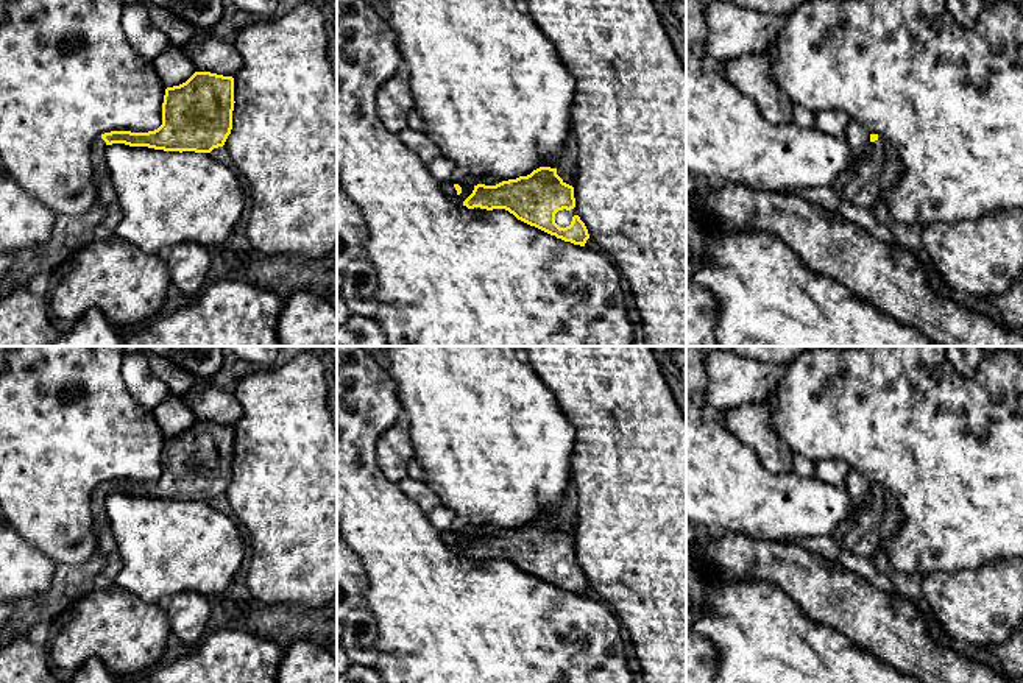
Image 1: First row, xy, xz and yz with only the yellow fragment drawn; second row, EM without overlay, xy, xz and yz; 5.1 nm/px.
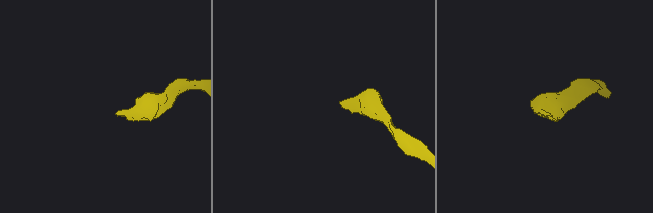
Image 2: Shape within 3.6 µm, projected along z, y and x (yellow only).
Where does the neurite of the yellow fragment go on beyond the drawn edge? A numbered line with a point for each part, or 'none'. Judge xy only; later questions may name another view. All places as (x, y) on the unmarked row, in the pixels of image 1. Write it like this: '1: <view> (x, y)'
1: xy (100, 523)

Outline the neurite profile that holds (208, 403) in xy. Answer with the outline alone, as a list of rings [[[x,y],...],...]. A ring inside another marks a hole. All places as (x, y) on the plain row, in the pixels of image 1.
[[[196,382],[181,395],[196,421],[234,426],[242,416],[242,407],[232,391],[207,382]]]

